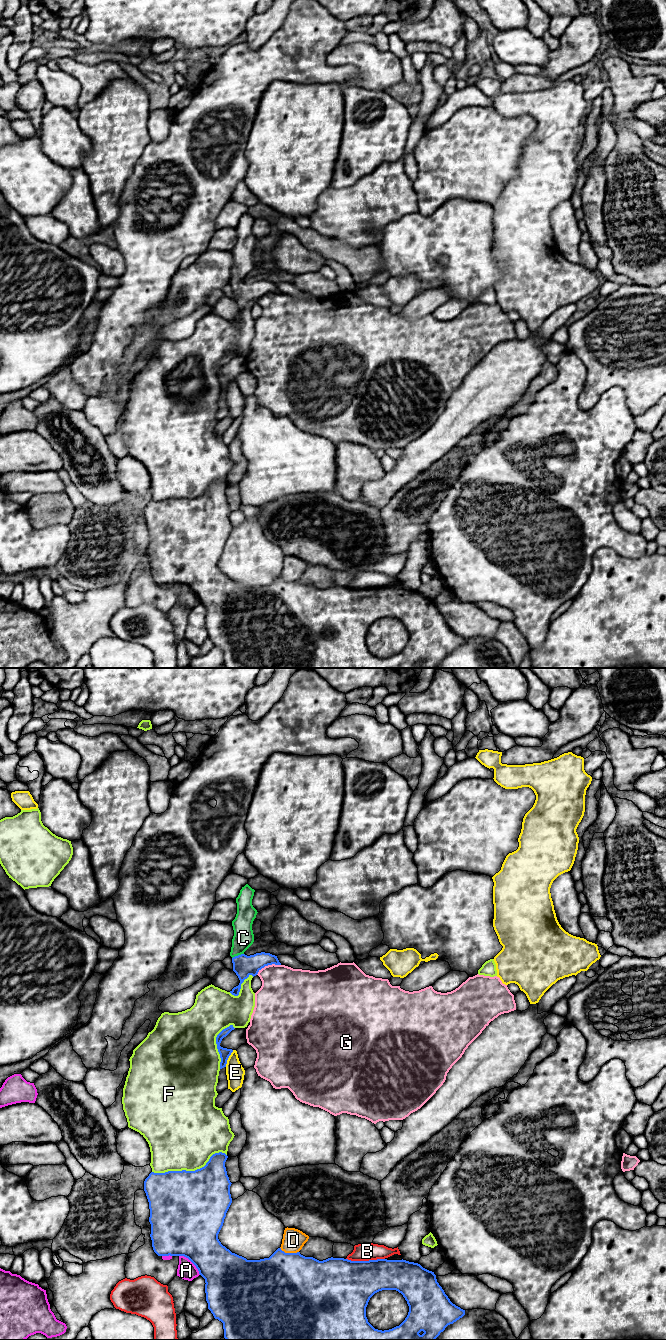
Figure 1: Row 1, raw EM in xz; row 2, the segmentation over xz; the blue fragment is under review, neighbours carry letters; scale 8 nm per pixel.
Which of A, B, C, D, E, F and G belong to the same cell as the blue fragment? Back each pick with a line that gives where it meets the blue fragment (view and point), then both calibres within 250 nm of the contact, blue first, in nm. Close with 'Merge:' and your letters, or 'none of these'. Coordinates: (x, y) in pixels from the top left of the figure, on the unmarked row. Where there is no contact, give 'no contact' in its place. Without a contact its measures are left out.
C: meets blue in xz at (237, 284); 170 nm thick on the blue side, 170 nm on the other
Merge: C

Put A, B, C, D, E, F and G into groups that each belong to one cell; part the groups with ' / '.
A / B / C / D / E / F / G

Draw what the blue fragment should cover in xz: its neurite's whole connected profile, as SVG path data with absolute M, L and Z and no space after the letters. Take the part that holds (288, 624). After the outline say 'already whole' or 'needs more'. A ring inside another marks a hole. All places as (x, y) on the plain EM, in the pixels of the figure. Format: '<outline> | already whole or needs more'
M219 480L213 482L206 493L195 499L168 499L165 501L151 500L144 509L144 519L146 521L151 552L151 568L154 580L158 584L184 584L188 586L198 597L199 602L205 607L205 621L208 637L215 647L223 651L224 666L226 668L435 668L445 656L459 648L465 643L465 638L453 632L439 613L434 600L423 596L420 592L406 588L377 587L369 589L351 589L344 586L328 586L319 589L313 585L305 585L297 581L285 581L278 576L269 586L260 588L247 588L246 586L232 581L221 572L218 562L223 554L226 541L232 531L230 522L231 510L227 503L225 490L228 484ZM382 618L396 618L403 623L409 634L409 640L405 648L399 653L389 658L375 657L366 645L366 635L370 626Z | already whole

